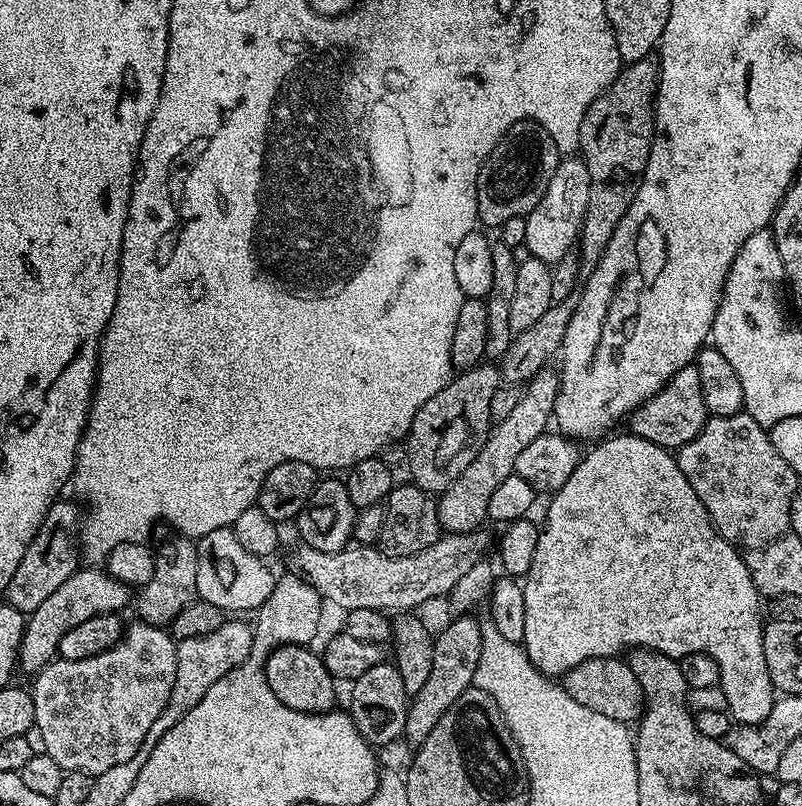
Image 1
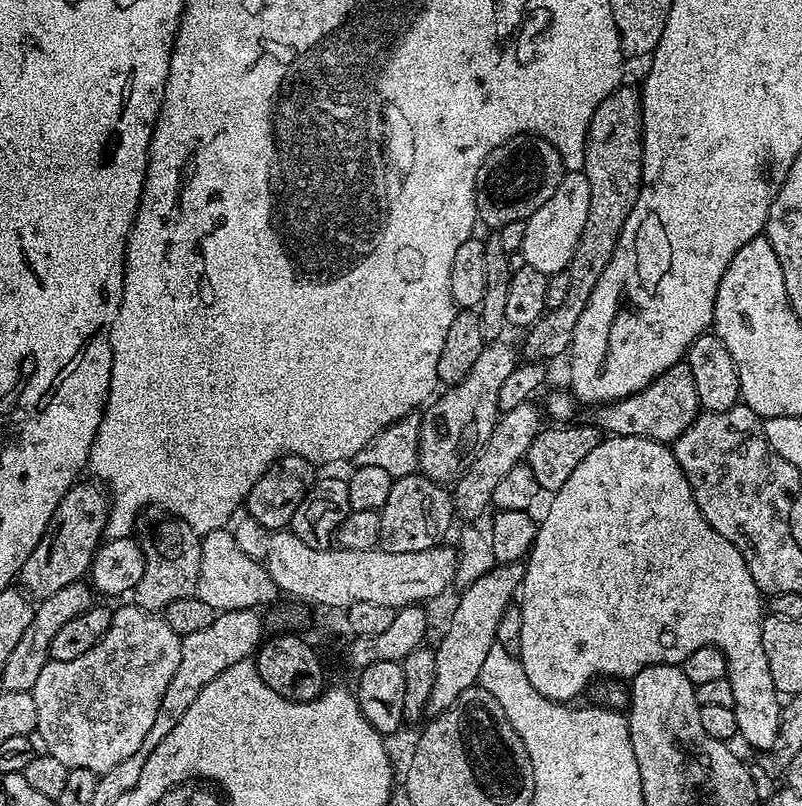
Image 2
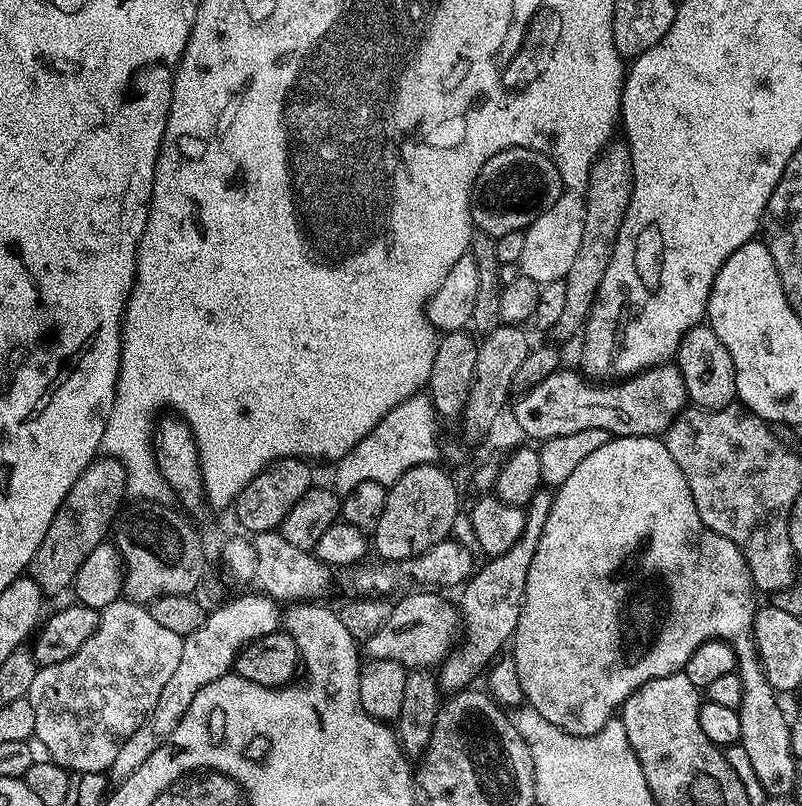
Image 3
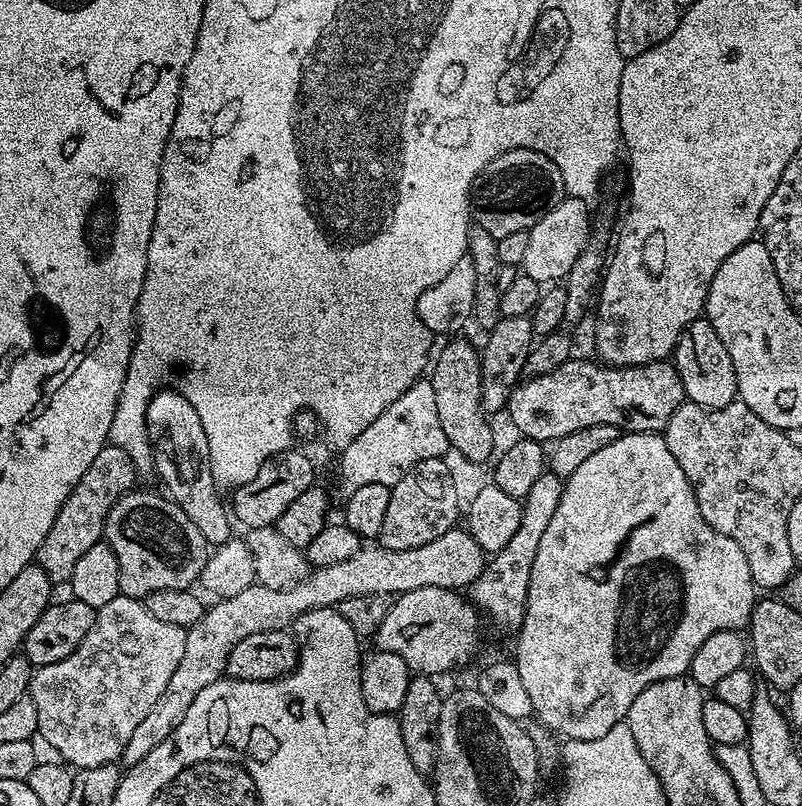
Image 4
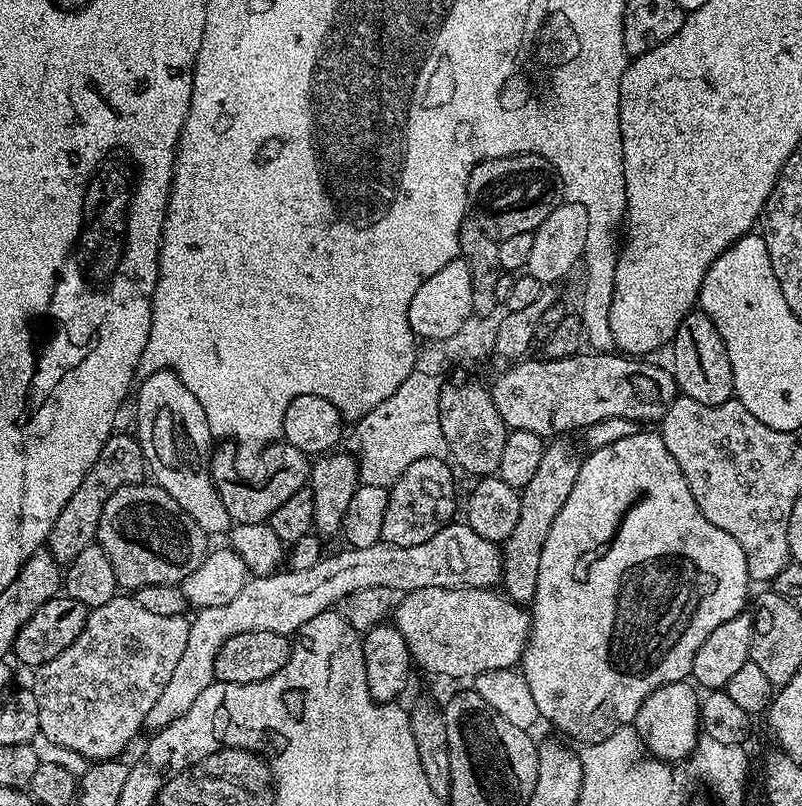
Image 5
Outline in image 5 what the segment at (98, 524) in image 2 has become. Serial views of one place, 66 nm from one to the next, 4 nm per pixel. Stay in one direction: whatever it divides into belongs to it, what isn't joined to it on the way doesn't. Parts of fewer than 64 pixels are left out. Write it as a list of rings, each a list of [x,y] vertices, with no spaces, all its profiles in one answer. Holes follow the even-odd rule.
[[[113,434],[106,442],[106,446],[102,446],[102,454],[98,454],[98,458],[94,462],[94,466],[90,466],[86,478],[82,478],[82,486],[78,486],[78,490],[74,490],[70,502],[66,502],[62,514],[58,514],[58,518],[50,530],[46,548],[51,552],[57,564],[66,566],[71,560],[78,558],[78,554],[82,554],[82,550],[86,550],[86,546],[94,543],[98,522],[102,518],[102,510],[106,506],[110,494],[114,494],[114,490],[127,484],[142,484],[145,483],[145,480],[146,465],[140,441],[132,434],[128,434],[128,436]]]

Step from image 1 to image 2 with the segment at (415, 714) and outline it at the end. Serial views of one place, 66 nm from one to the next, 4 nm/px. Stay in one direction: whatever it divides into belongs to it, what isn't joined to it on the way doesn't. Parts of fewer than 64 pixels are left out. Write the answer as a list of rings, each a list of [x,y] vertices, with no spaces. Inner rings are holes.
[[[497,564],[482,578],[463,589],[460,601],[444,628],[444,637],[440,645],[435,645],[436,669],[434,670],[434,690],[430,693],[430,702],[426,709],[429,717],[445,712],[462,694],[462,690],[477,687],[482,662],[486,654],[496,644],[496,631],[502,622],[504,612],[513,603],[524,579],[524,564]]]

